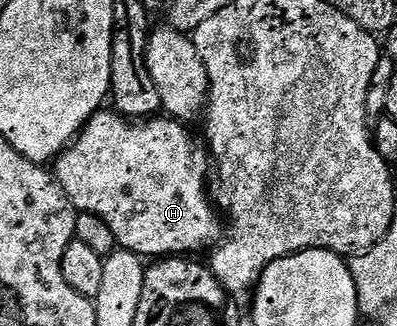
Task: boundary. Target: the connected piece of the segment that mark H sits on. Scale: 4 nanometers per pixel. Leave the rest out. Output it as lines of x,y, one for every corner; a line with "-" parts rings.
100,111
88,119
82,133
55,158
53,176
80,214
96,217
115,236
119,249
127,249
142,259
195,255
198,249
210,250
223,240
225,225
209,196
209,177
207,181
202,163
195,158
191,137
182,128
186,129
167,115
128,119
114,111

